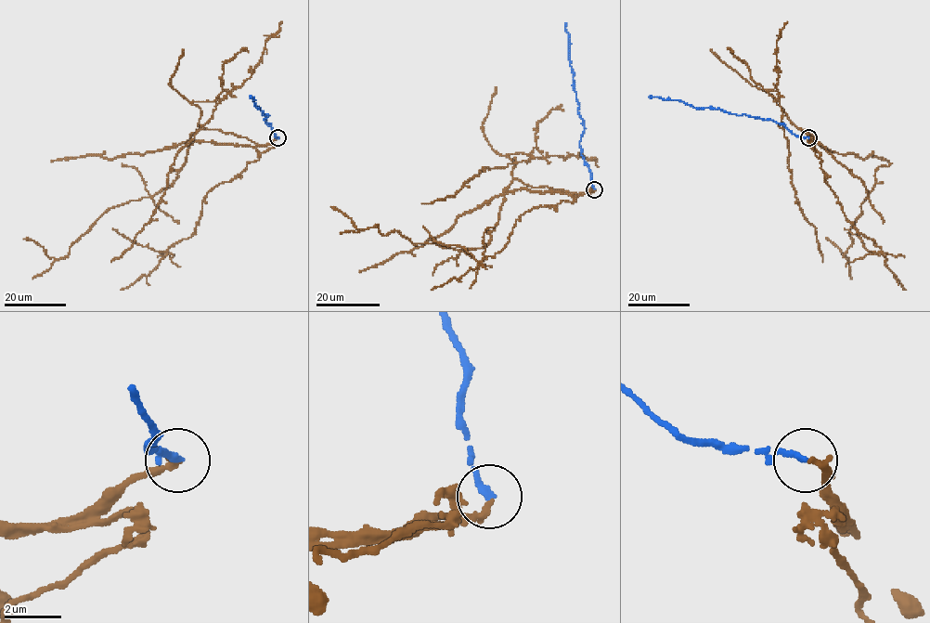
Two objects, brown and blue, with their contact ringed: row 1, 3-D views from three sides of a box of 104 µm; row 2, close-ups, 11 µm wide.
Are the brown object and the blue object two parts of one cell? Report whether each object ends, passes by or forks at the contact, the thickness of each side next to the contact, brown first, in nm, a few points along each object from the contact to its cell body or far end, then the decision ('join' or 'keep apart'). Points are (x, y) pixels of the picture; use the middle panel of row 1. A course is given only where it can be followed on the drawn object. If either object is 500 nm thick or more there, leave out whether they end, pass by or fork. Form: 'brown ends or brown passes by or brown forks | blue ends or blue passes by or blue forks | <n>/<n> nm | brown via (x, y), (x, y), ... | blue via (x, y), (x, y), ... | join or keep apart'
brown ends | blue ends | 240/240 nm | brown via (594, 189), (528, 186), (506, 157), (523, 152), (534, 157), (483, 168), (454, 196), (420, 202) | blue via (594, 189), (591, 173), (580, 154), (579, 142), (585, 126), (578, 111), (566, 22) | keep apart

